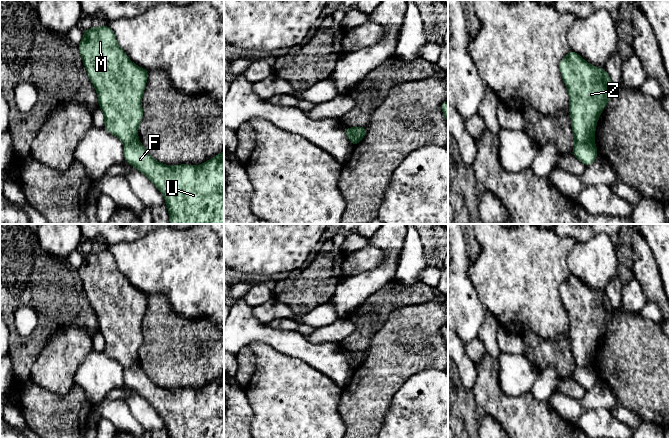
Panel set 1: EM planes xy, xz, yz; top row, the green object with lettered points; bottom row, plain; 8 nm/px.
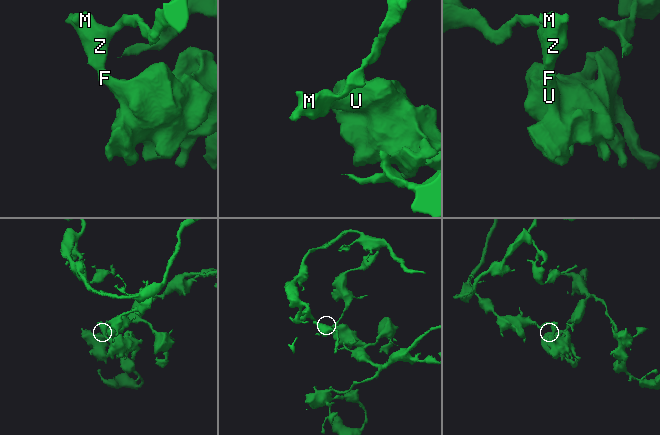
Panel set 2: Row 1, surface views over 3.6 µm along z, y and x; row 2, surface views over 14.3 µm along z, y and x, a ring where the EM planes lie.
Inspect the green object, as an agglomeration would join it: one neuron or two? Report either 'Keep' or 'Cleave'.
Cleave

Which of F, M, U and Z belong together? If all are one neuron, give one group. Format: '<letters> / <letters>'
F U / M Z

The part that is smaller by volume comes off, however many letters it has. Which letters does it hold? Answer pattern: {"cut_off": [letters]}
{"cut_off": ["F", "U"]}

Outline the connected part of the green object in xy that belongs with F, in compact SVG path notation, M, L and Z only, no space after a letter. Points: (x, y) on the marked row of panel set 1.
M136 140L124 144L124 160L146 175L165 197L169 224L224 224L224 150L201 165L167 166L154 160Z

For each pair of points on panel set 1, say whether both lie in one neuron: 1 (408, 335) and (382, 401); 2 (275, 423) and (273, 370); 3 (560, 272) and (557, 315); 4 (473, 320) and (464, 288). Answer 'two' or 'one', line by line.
1: one
2: one
3: one
4: one

